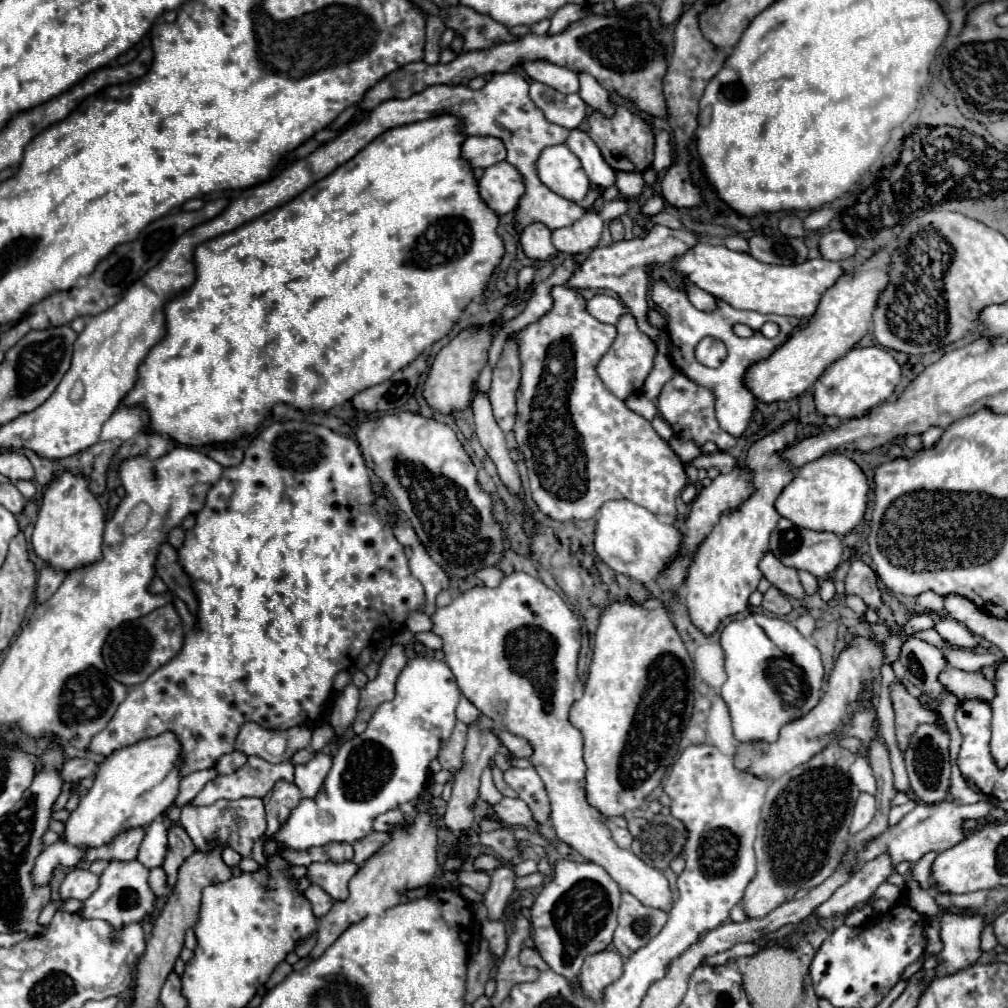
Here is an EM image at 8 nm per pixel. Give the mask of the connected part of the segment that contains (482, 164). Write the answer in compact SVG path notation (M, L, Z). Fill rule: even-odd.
M467 137L461 145L461 157L469 161L473 169L485 169L503 161L507 155L503 143L495 137Z

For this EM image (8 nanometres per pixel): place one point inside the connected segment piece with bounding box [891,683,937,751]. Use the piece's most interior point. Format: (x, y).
(908, 713)

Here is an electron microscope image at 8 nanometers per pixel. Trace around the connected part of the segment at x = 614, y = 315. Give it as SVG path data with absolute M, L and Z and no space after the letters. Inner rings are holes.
M597 295L593 299L587 301L587 311L599 319L601 323L611 323L615 325L617 319L625 313L629 313L629 307L623 305L621 301L613 299L613 297L605 297L605 295Z

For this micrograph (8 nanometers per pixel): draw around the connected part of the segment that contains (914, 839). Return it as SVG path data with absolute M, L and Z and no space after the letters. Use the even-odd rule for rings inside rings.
M945 801L939 805L925 805L919 803L911 813L907 813L895 827L887 827L885 833L881 833L881 837L875 837L873 841L869 841L869 845L865 845L865 849L857 851L857 863L853 865L853 871L859 871L867 861L887 853L891 857L893 869L903 863L917 863L925 853L935 851L941 853L957 843L963 841L963 831L961 831L961 823L967 819L985 819L985 821L1003 821L1005 819L1005 811L1003 809L995 809L989 801L981 801L975 805L959 805L955 801Z

